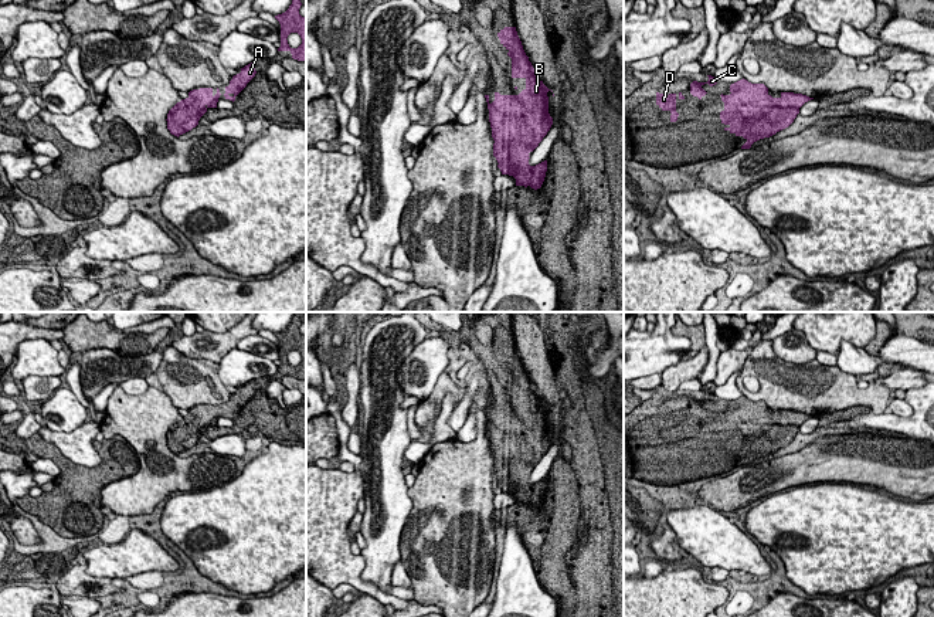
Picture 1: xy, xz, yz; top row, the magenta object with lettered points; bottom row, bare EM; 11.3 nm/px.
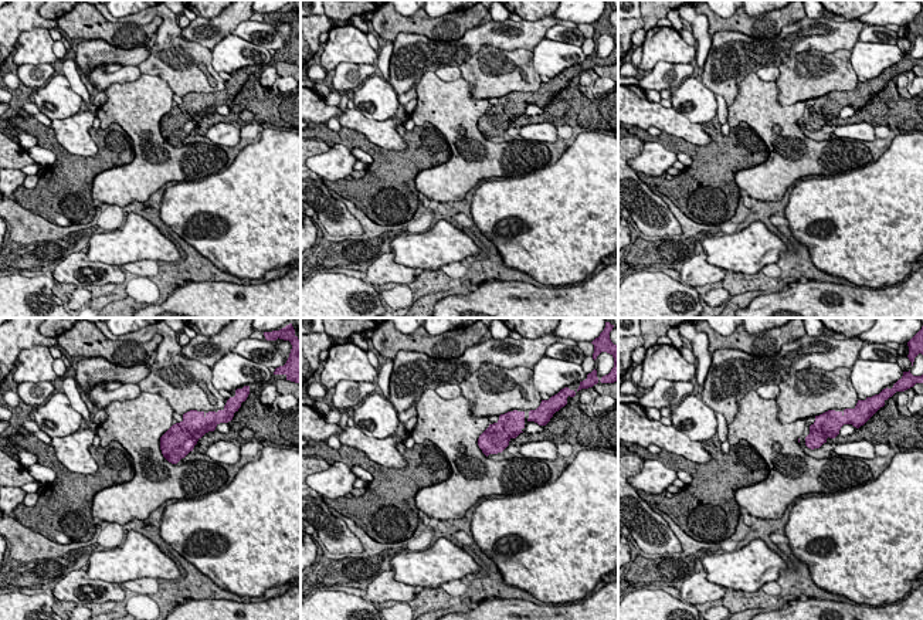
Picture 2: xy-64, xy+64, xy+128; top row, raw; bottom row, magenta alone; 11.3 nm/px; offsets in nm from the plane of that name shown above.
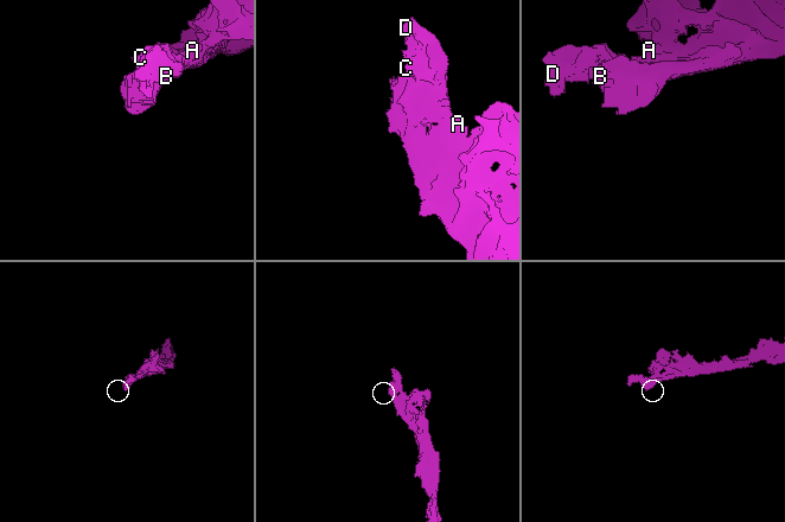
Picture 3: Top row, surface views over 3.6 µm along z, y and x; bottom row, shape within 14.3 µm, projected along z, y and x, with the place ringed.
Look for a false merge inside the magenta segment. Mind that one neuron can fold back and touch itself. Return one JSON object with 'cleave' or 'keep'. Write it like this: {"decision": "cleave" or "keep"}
{"decision": "keep"}

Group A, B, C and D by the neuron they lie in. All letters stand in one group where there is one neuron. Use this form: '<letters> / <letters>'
A B C D

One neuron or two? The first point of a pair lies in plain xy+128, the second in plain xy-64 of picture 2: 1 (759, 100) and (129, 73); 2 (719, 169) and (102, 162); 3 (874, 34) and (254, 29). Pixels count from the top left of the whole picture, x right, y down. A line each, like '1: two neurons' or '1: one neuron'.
1: two neurons
2: one neuron
3: one neuron

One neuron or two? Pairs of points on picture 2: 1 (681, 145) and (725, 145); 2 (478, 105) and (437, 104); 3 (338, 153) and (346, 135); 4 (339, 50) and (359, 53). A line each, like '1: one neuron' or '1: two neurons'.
1: one neuron
2: one neuron
3: two neurons
4: one neuron

